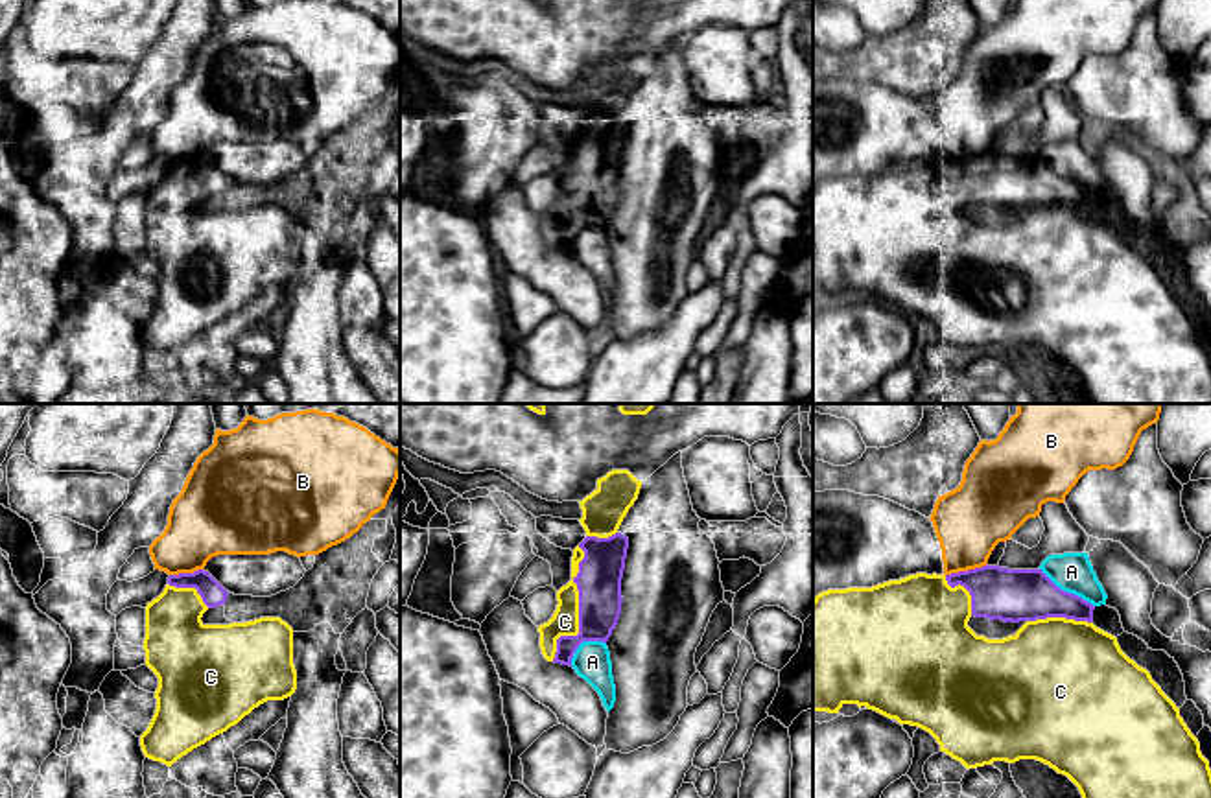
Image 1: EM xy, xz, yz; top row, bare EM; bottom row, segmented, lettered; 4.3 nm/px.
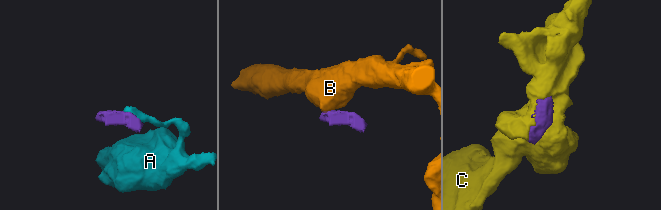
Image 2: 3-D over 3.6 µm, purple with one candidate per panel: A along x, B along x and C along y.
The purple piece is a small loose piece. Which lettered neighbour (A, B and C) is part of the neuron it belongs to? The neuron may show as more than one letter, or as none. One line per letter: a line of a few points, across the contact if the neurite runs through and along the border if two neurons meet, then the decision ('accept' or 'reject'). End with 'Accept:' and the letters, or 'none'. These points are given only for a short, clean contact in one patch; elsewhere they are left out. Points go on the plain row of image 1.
A: line yz (1040, 155), (1060, 176), (1081, 183), (1093, 194); reject
B: reject
C: accept
Accept: C

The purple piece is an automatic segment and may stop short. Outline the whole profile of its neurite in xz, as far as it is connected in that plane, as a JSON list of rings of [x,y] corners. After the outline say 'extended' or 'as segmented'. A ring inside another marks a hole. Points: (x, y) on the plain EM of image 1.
[[[612,57],[581,90],[586,125],[573,136],[571,168],[557,179],[553,205],[538,214],[547,249],[571,254],[582,229],[606,230],[621,201],[621,166],[629,125],[617,116],[638,87],[641,68]]]; extended

